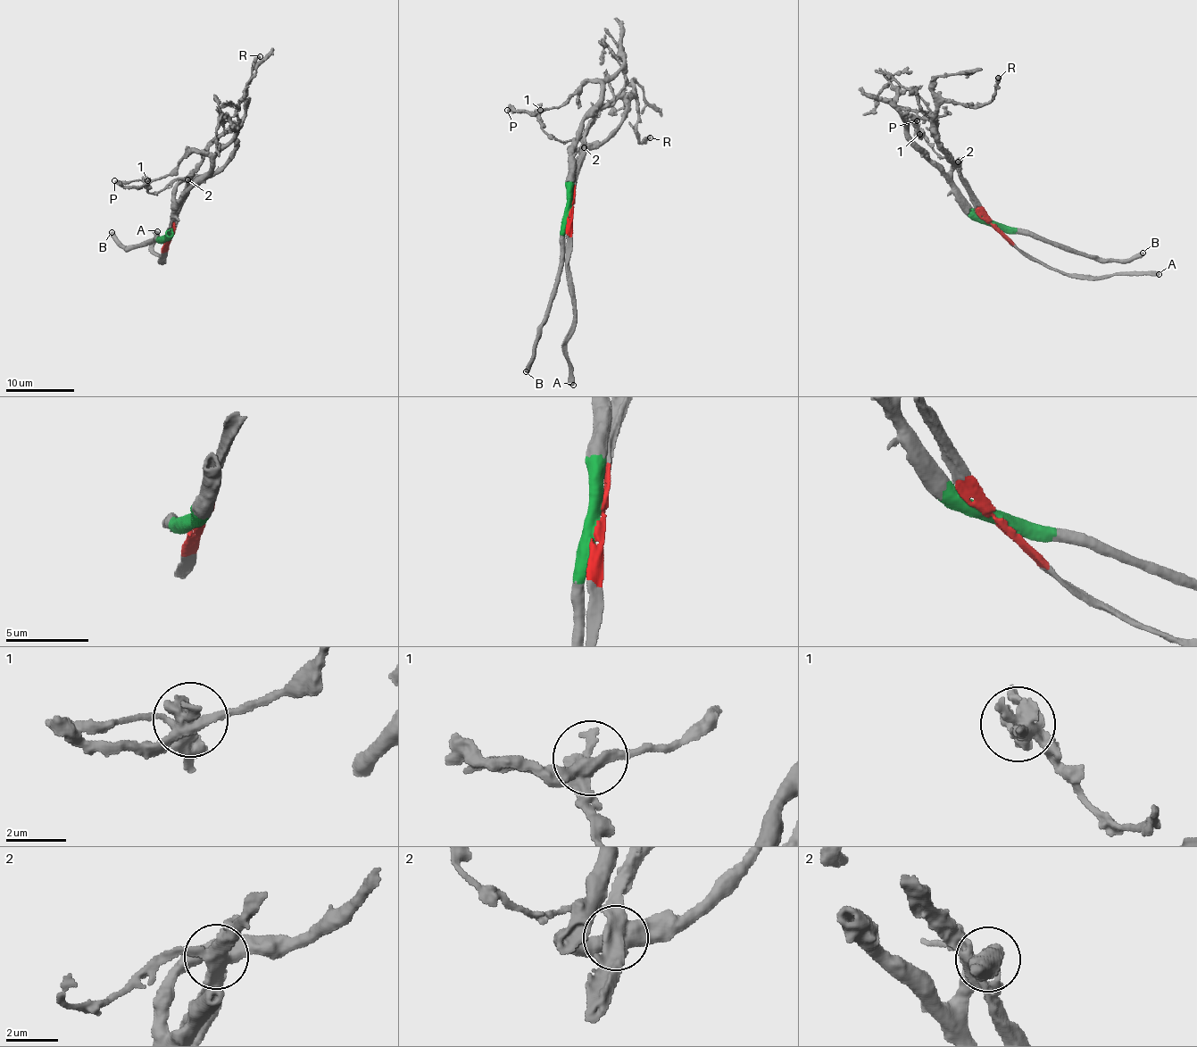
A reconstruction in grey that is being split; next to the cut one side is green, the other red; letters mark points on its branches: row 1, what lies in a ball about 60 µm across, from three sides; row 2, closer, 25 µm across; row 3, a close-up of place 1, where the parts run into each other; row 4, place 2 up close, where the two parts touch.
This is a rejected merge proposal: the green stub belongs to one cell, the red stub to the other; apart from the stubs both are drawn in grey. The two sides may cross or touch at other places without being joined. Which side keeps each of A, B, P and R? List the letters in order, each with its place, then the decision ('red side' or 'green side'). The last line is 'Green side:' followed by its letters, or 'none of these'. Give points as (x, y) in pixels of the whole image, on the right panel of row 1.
A: at (1159, 274); red side
B: at (1142, 253); green side
P: at (917, 120); green side
R: at (998, 78); green side
Green side: B, P, R

